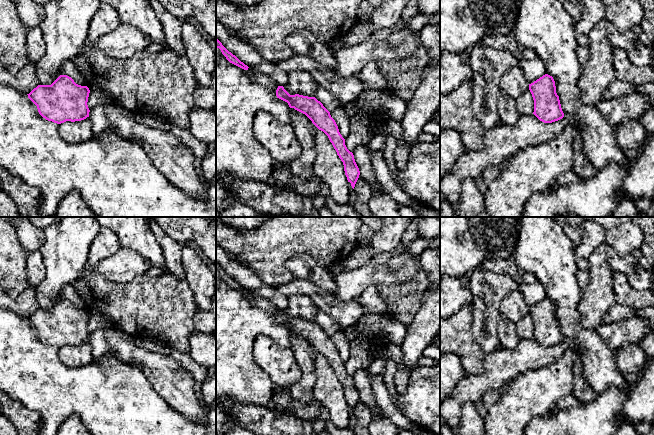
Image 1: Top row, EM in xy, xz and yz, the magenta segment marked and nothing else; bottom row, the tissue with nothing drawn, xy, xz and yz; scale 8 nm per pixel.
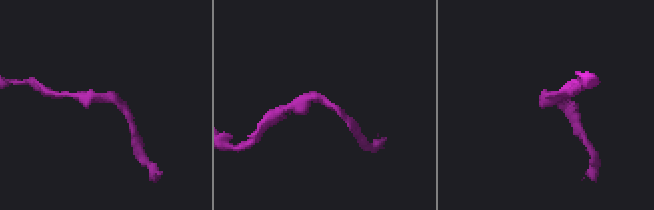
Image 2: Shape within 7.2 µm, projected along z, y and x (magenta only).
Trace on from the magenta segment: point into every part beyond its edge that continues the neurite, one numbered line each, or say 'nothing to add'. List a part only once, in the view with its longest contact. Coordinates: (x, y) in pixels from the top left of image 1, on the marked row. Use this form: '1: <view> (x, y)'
nothing to add

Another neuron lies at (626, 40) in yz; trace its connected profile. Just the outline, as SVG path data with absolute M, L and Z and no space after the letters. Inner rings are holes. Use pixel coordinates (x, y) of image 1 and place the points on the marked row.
M606 20L605 28L612 47L623 49L626 52L635 46L642 33L640 26L634 26L626 32L621 32L608 20Z

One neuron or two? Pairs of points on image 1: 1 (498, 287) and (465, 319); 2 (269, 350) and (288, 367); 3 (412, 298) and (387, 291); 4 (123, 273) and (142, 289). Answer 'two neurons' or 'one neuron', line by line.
1: two neurons
2: one neuron
3: one neuron
4: two neurons

